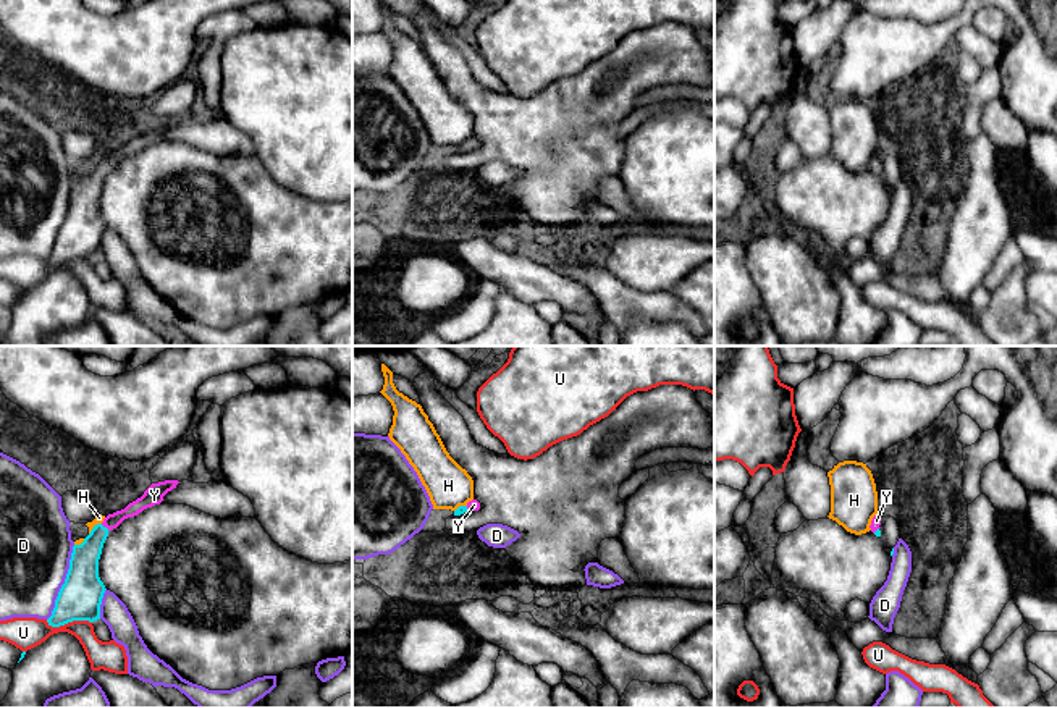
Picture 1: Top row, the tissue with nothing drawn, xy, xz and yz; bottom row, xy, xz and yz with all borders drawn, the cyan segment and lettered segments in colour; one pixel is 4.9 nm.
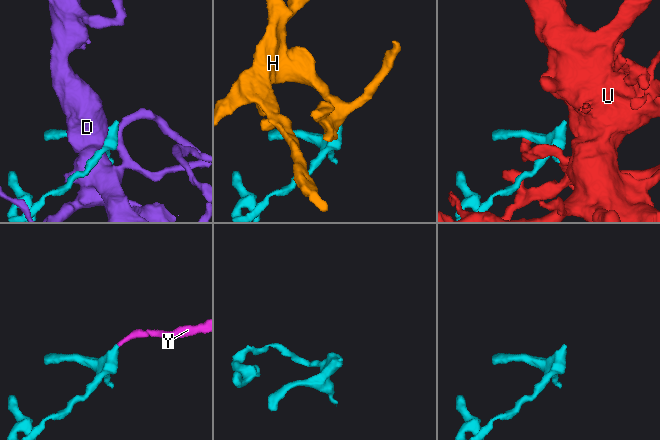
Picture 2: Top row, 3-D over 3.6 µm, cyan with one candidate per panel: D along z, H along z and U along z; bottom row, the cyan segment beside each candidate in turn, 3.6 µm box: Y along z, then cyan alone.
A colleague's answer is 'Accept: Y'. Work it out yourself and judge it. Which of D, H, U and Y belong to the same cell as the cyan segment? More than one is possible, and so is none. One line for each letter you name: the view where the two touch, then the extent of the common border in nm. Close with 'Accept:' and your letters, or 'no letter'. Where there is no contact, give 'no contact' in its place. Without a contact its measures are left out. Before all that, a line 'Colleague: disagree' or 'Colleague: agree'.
Colleague: agree
Y: contact in xy; length 50 nm
Accept: Y

